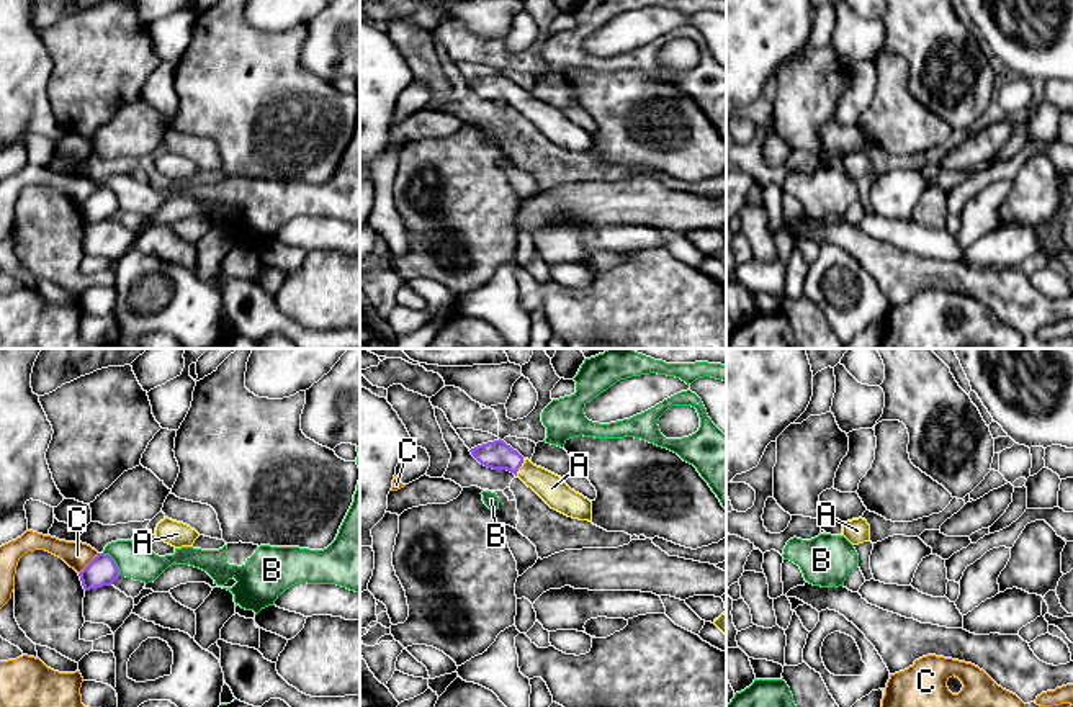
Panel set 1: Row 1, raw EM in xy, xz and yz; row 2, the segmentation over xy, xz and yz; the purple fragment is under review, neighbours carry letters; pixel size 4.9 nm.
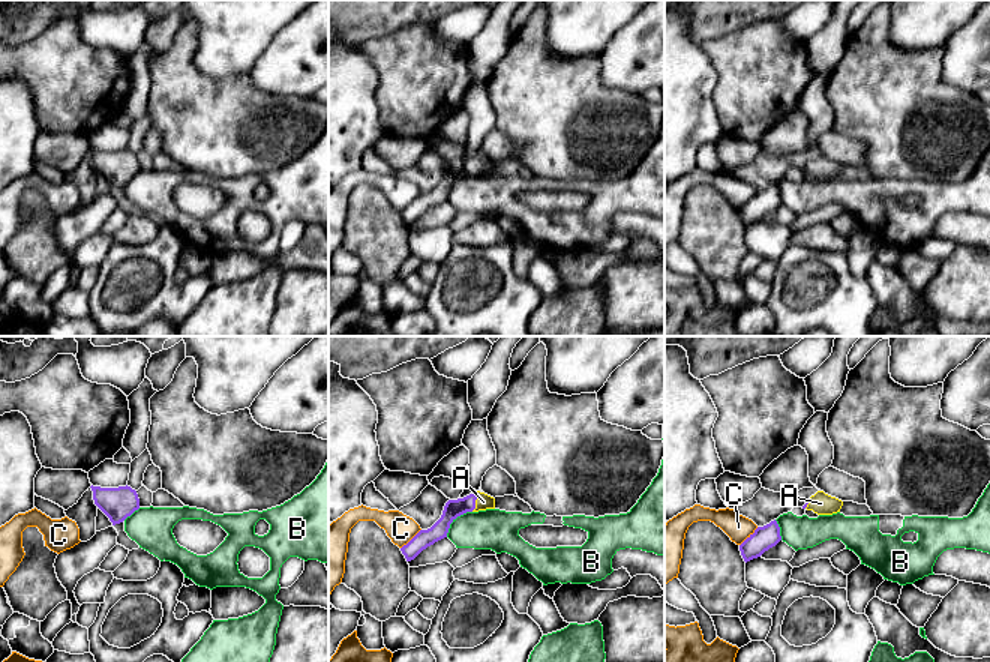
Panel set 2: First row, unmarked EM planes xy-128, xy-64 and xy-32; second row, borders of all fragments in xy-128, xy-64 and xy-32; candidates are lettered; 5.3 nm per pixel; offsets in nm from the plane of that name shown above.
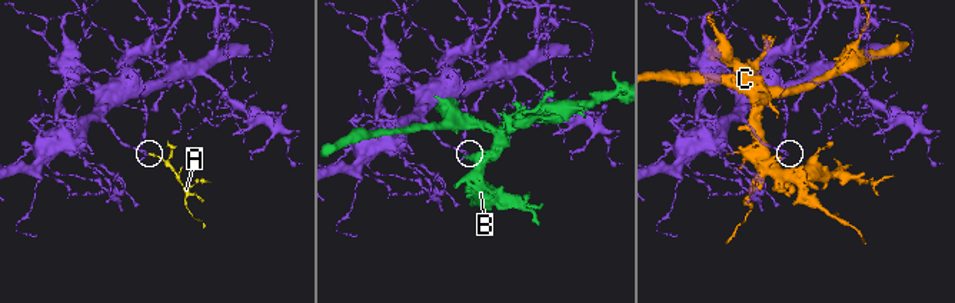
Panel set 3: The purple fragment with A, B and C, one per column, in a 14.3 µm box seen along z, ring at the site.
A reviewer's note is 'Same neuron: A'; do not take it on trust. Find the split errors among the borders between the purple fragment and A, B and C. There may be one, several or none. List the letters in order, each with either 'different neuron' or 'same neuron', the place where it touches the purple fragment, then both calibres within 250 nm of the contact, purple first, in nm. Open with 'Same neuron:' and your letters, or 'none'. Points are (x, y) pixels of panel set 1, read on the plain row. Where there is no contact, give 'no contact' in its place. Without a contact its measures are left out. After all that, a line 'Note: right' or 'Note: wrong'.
Same neuron: A
A: same neuron | xz (520, 99) | 140/140 nm
B: different neuron | xy (115, 197) | 150/160 nm
C: different neuron | xy (89, 197) | 150/140 nm
Note: right

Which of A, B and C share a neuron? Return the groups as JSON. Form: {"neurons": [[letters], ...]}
{"neurons": [["A"], ["B"], ["C"]]}

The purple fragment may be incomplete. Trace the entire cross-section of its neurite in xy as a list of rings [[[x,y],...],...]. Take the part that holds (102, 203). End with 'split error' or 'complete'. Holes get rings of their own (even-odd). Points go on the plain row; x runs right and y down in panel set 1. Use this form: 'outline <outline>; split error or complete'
outline [[[98,187],[80,206],[85,224],[111,219],[121,208],[110,188]]]; complete

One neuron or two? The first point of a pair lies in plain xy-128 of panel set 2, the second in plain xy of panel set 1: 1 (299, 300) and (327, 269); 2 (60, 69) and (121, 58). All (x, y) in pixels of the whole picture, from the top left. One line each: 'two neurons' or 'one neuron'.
1: one neuron
2: one neuron

